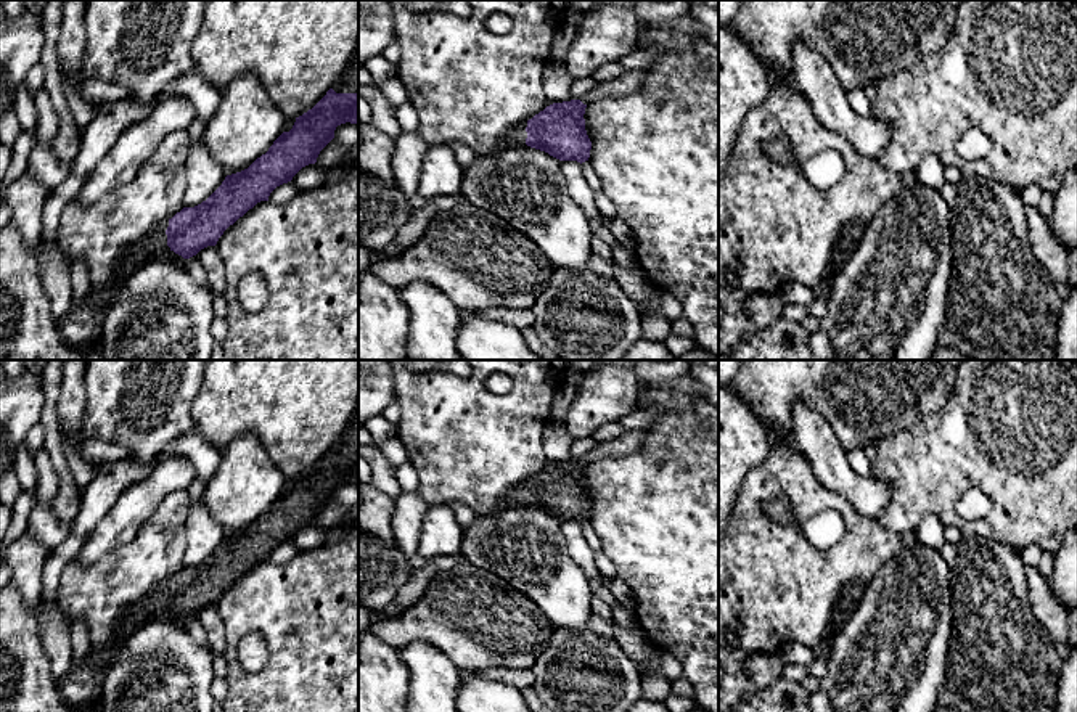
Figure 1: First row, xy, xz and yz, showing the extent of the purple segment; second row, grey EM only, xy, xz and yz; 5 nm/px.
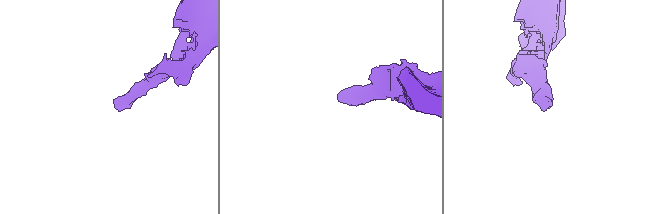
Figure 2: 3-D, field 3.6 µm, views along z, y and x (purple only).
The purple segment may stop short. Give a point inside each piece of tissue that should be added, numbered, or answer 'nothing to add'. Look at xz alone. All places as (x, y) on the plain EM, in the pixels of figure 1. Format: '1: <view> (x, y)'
1: xz (516, 495)

